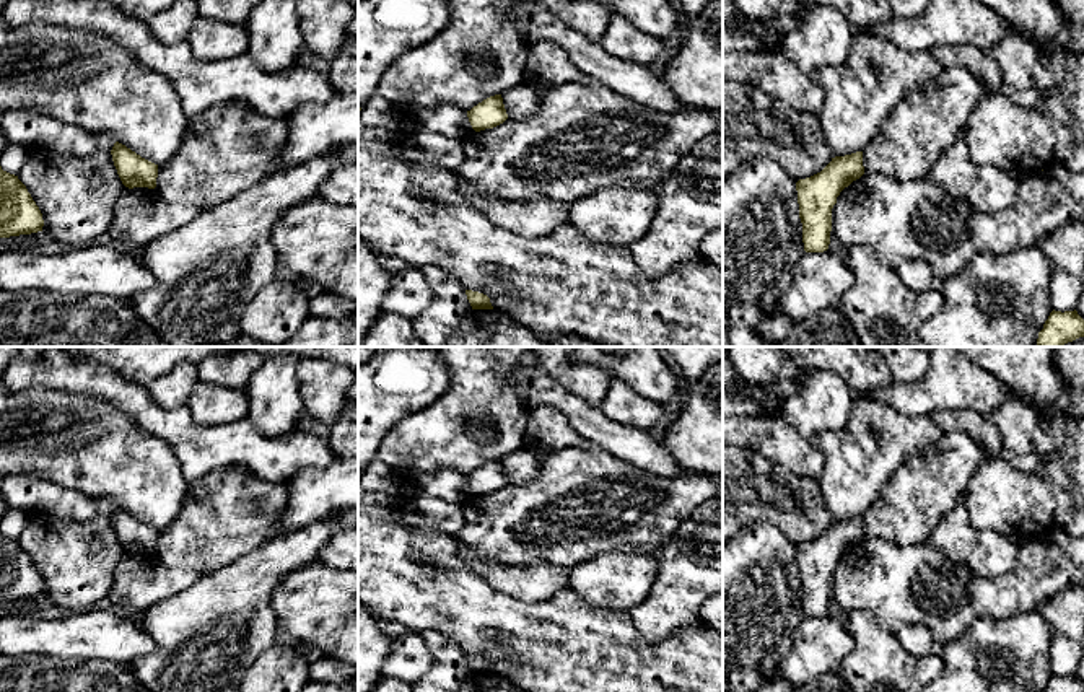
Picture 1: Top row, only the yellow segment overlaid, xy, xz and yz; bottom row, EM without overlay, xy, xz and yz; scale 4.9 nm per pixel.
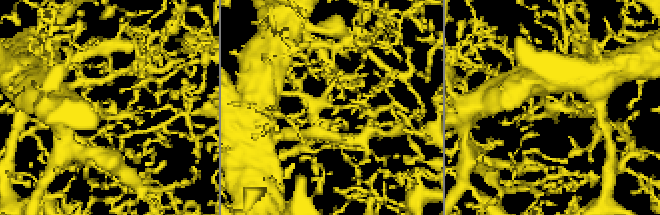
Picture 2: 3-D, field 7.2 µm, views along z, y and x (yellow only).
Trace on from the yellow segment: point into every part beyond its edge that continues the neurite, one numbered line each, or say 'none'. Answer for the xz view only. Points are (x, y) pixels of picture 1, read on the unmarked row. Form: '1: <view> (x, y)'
none

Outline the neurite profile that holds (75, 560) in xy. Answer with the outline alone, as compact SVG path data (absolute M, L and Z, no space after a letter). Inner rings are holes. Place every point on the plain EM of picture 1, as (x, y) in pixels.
M93 498L98 515L90 521L75 521L50 513L29 513L18 544L26 550L44 585L42 596L70 611L98 607L112 586L112 573L125 554L112 526L116 503L111 498Z

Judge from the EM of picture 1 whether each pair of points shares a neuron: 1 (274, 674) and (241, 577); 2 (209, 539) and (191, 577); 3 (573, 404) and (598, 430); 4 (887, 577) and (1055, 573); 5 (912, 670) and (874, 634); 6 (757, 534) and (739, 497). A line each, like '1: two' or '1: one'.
1: two
2: two
3: one
4: one
5: one
6: two

